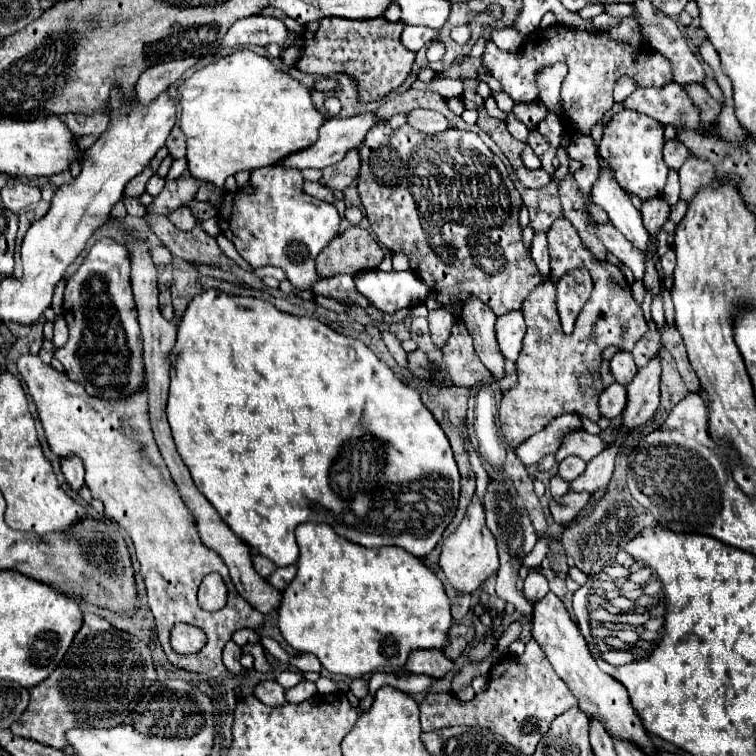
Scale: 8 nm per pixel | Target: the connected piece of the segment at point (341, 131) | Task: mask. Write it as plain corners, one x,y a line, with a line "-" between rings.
360,114
352,118
328,118
320,128
320,138
312,148
304,152
296,152
288,156
282,166
288,168
326,168
344,158
348,150
358,150
366,132
384,120
376,120
376,116

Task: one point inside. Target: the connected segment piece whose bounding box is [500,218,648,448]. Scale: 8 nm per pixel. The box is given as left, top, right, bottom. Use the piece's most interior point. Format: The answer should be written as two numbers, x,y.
557,373

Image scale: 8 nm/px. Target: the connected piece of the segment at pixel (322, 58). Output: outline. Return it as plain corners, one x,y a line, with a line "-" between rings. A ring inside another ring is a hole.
324,18
312,28
312,36
306,40
312,44
302,44
302,52
296,60
296,68
306,74
330,76
330,74
346,74
356,82
358,100
374,102
382,100
388,92
394,92
410,74
414,64
414,52
404,48
400,40
400,32
404,30
404,22
388,22
386,18
374,20
340,20
340,18

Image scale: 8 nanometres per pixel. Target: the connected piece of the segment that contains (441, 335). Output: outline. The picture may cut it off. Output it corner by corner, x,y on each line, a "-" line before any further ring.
438,308
438,310
432,310
428,314
428,322
430,322
430,336
432,336
432,342
442,348
450,334
452,334
452,324
454,324
454,316
446,310
446,308

